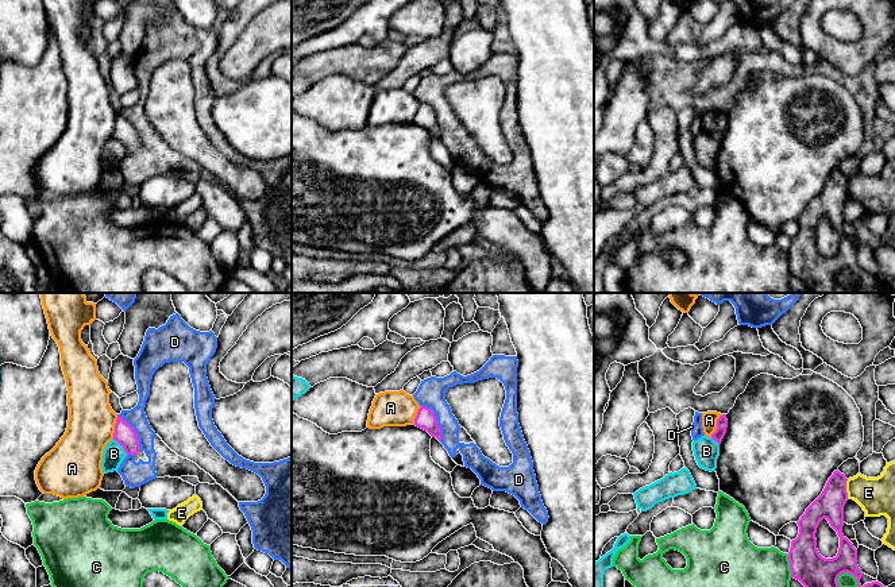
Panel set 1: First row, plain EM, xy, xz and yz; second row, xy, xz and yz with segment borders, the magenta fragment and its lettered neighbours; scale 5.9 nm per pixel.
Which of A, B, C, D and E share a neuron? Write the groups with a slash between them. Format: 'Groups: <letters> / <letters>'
Groups: A / B / C / D / E

